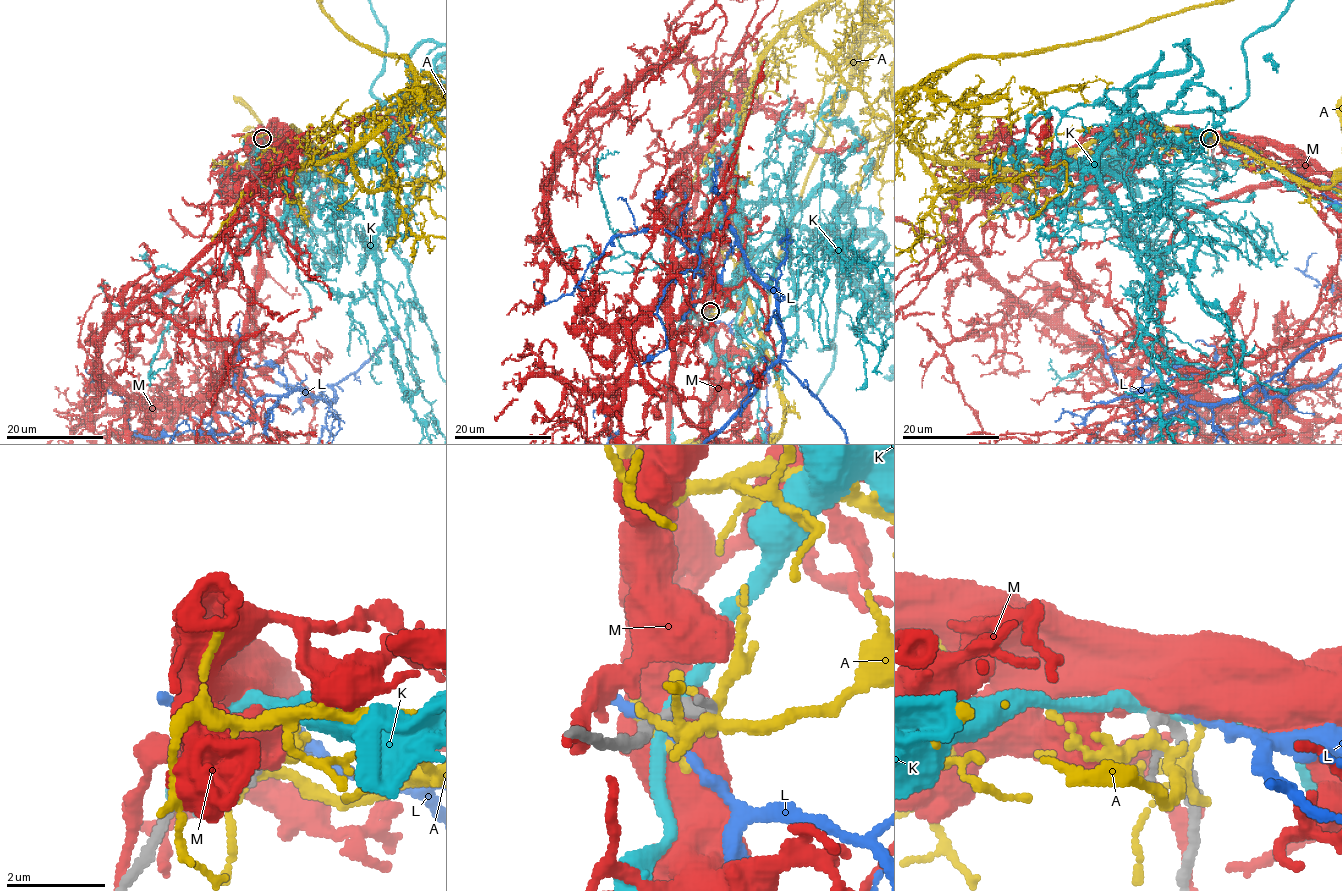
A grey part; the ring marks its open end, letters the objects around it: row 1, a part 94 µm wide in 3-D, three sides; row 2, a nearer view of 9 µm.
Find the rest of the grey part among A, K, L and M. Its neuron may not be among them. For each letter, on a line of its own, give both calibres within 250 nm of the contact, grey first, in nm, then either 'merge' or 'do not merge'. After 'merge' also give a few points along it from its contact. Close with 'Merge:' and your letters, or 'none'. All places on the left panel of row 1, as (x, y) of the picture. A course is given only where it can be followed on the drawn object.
A: 200/220 nm | do not merge
K: 200/240 nm | do not merge
L: 220/240 nm | do not merge
M: 200/950 nm | do not merge
Merge: none

